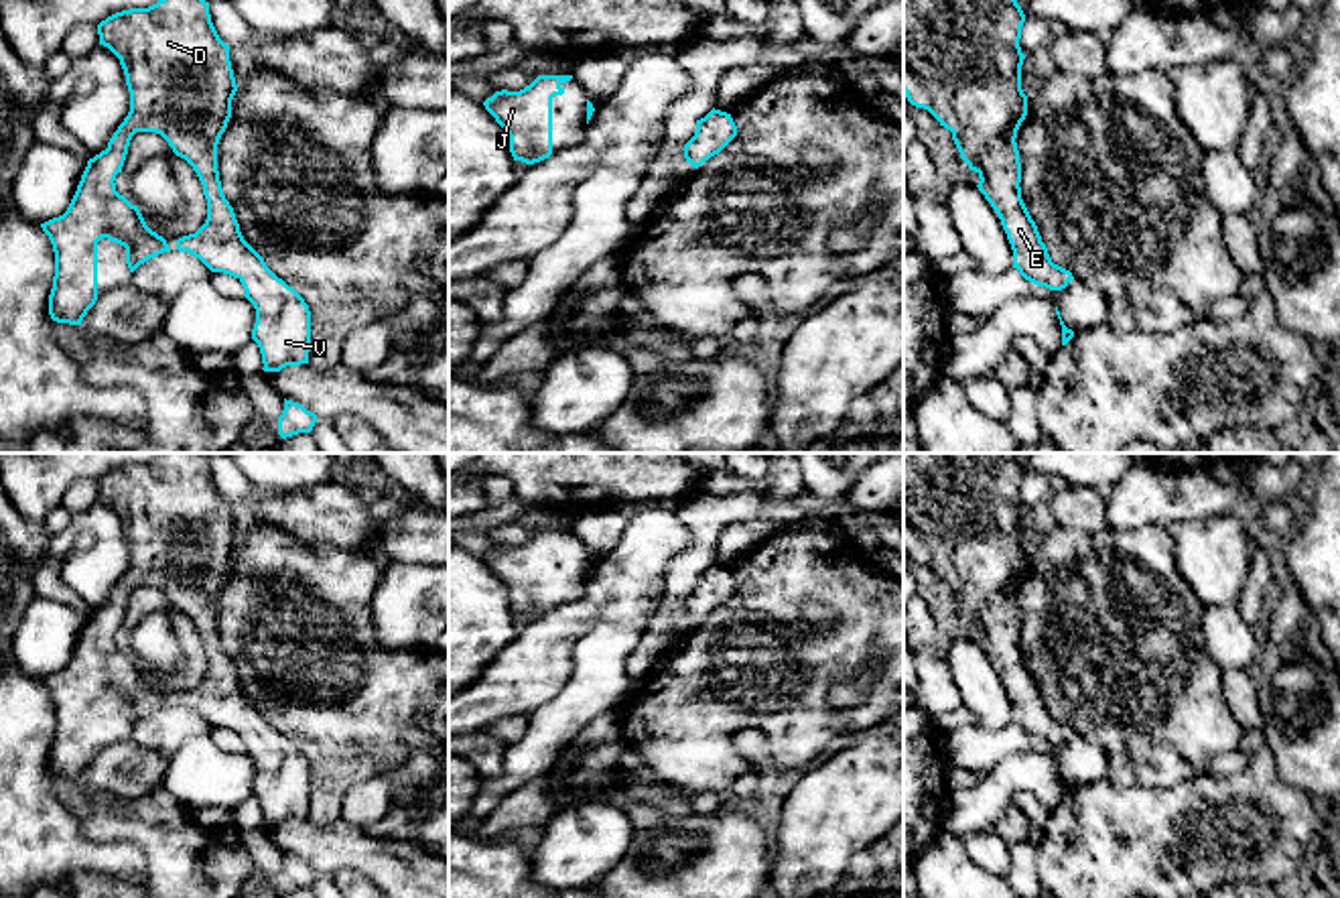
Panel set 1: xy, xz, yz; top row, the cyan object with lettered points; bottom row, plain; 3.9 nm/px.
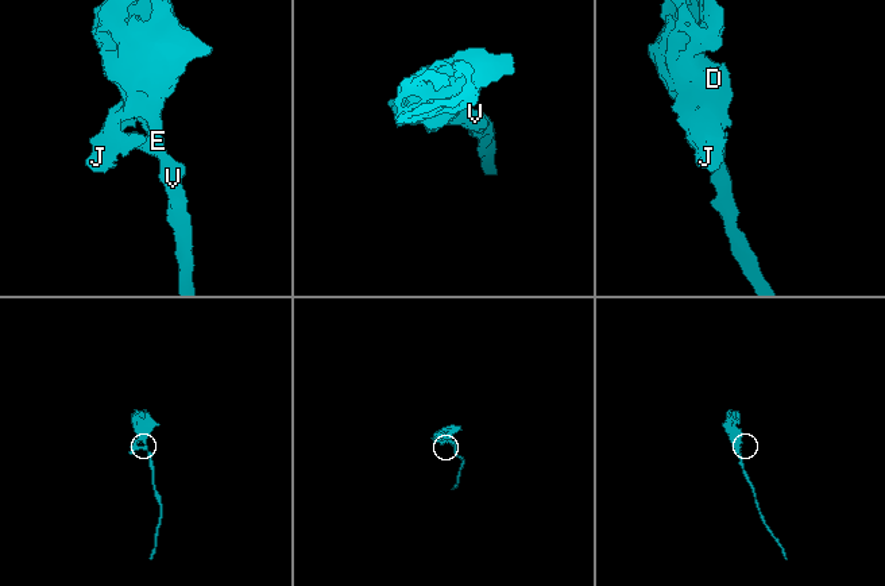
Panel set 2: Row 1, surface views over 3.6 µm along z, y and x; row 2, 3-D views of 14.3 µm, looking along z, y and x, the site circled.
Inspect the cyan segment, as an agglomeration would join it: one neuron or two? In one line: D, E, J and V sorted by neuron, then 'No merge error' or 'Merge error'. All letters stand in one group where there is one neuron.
Groups: D E J V. No merge error

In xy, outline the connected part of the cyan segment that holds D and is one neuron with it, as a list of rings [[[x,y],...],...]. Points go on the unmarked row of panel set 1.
[[[160,453],[148,463],[108,471],[97,479],[97,490],[99,500],[120,514],[130,567],[108,603],[87,616],[67,666],[41,679],[55,707],[51,774],[81,780],[95,760],[102,693],[126,703],[130,727],[171,707],[166,695],[146,681],[140,664],[114,638],[132,591],[156,587],[193,622],[207,654],[205,679],[179,693],[177,705],[242,737],[244,752],[256,764],[252,794],[260,803],[264,827],[309,819],[309,760],[244,695],[221,644],[217,599],[231,573],[238,540],[229,500],[211,477],[209,457]]]

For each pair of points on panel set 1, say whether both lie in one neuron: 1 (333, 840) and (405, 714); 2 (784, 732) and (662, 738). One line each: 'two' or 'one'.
1: two
2: one

